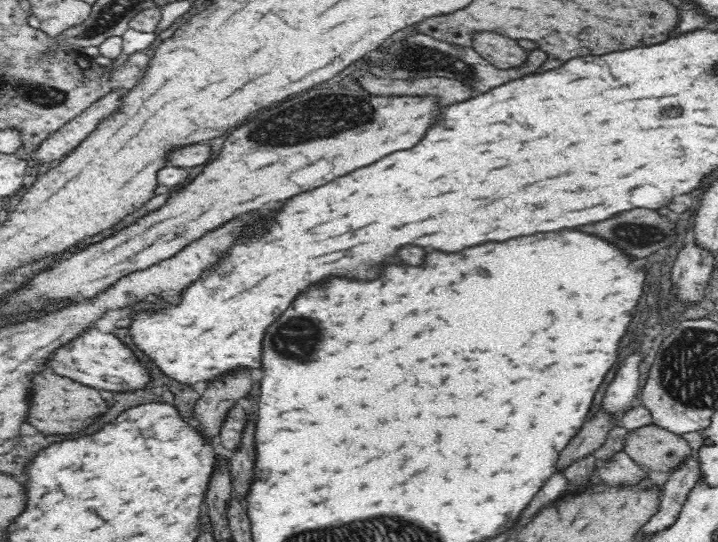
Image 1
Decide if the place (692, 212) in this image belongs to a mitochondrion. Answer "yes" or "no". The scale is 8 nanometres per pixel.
no

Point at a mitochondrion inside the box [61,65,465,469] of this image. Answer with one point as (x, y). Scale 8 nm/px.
(302, 122)

